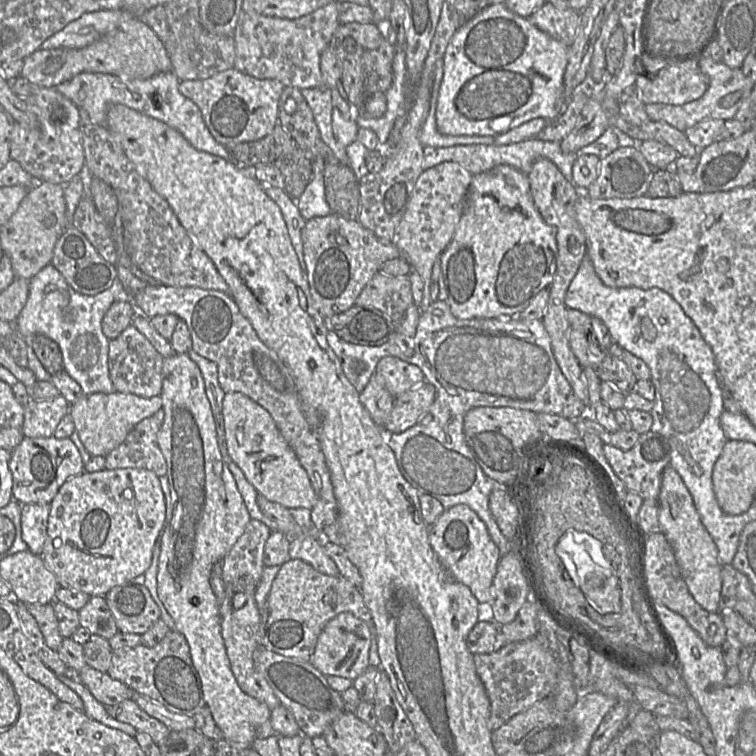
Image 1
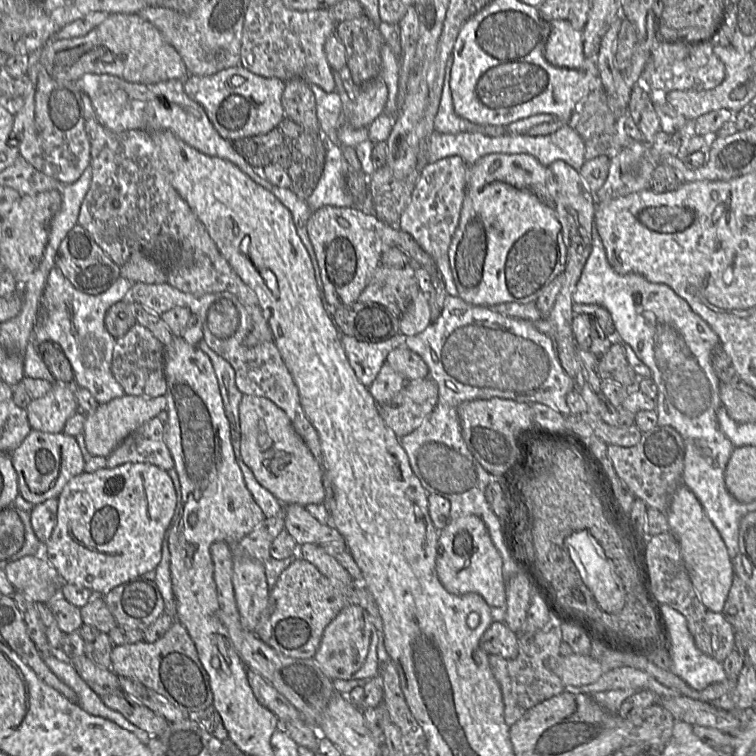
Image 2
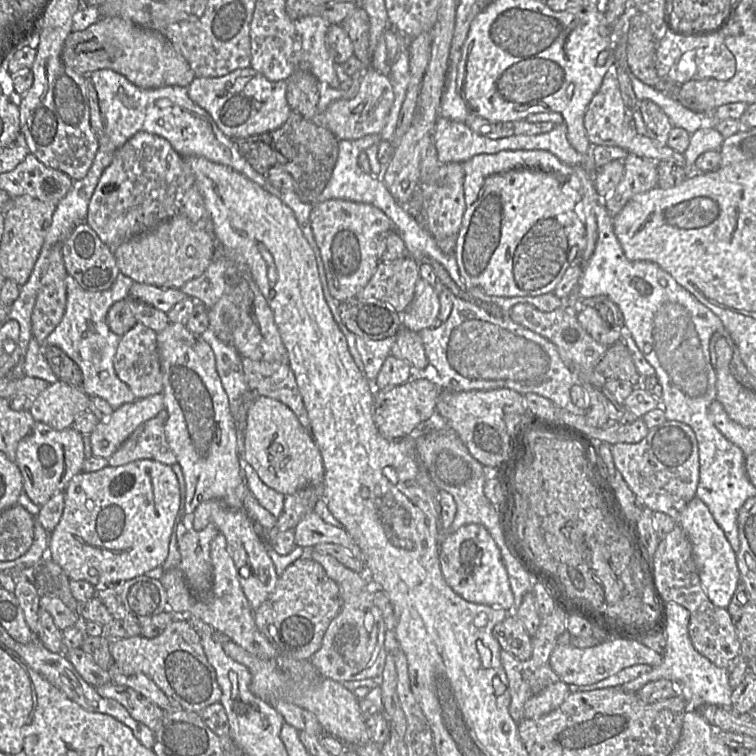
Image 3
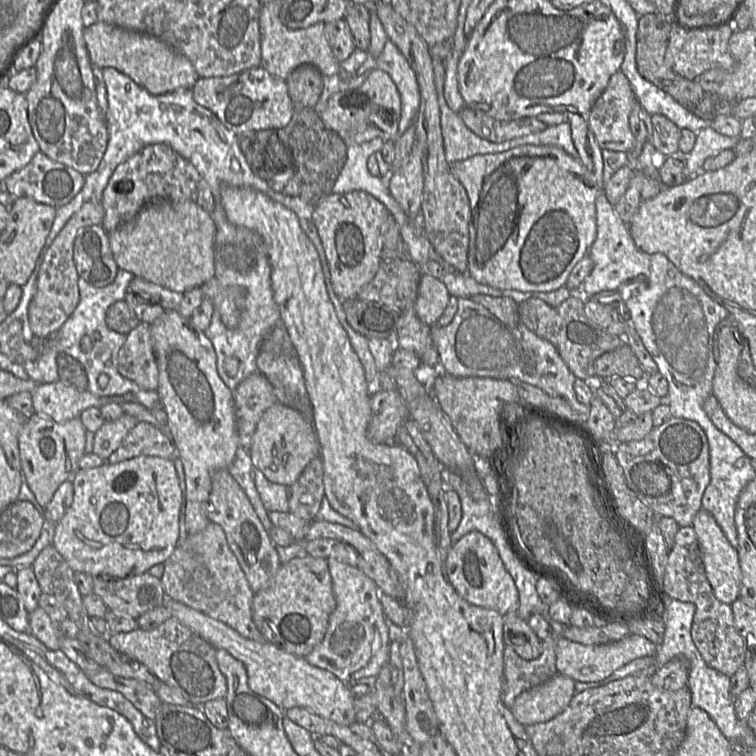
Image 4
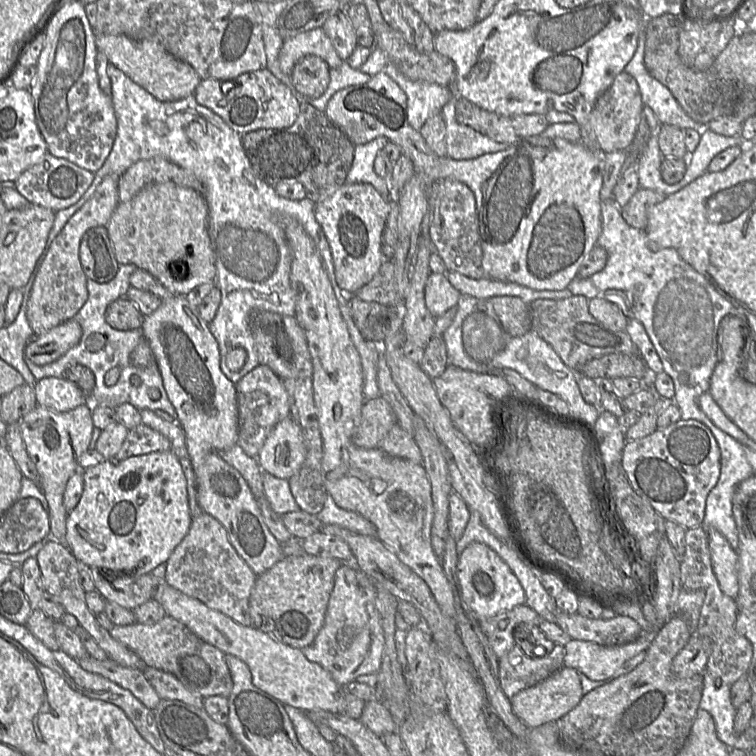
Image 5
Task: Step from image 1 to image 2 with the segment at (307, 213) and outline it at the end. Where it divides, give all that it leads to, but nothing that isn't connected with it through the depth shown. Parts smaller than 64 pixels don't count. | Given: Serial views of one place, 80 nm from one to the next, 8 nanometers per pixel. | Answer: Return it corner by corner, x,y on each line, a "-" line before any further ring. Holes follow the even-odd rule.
324,134
326,148
325,165
322,176
309,198
306,200
311,211
323,206
356,207
366,214
373,214
373,204
369,194
361,204
354,204
346,187
347,161
340,146
333,144

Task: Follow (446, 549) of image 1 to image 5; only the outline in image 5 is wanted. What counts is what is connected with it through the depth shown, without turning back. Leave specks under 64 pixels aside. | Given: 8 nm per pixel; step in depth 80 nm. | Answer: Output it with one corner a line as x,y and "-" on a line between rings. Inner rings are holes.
473,542
459,555
457,580
461,597
472,615
478,620
505,613
516,606
525,605
526,597
519,580
503,559
489,546

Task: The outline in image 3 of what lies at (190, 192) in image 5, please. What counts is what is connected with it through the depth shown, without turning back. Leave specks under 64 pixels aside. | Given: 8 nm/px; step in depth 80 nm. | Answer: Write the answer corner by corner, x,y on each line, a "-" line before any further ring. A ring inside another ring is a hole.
178,215
124,242
113,251
113,255
120,273
134,282
181,289
185,283
205,272
213,259
216,243
211,229

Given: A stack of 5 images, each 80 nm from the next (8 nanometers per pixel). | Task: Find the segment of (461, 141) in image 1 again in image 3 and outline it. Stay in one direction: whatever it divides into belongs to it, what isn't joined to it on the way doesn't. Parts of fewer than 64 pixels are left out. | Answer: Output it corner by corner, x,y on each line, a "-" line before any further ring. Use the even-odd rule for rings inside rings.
461,49
451,52
449,56
448,74
440,104
440,116
464,123
470,114
457,91
457,68
460,58

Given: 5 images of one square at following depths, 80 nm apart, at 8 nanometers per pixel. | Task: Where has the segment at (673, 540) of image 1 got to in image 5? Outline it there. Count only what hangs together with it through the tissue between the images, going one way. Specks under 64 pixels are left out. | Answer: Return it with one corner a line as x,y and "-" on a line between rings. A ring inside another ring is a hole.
708,529
707,538
714,575
721,591
736,598
738,593
738,554
717,530

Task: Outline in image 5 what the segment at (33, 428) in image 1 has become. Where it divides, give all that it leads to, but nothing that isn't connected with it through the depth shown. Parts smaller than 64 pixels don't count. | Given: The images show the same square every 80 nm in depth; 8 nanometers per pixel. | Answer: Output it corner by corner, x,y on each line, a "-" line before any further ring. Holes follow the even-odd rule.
47,377
33,386
36,403
56,413
65,413
87,404
89,397
72,381
64,377

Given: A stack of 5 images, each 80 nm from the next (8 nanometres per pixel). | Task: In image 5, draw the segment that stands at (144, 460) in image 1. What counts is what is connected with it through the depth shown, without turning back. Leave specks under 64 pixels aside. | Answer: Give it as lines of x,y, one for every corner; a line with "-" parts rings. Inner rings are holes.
140,424
129,430
113,460
104,461
120,462
130,457
164,451
171,451
170,441
158,431

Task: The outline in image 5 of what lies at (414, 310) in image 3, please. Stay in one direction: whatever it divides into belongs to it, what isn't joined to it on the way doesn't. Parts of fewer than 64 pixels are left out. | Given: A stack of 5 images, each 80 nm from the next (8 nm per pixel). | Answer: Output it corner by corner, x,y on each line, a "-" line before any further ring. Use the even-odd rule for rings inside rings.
429,274
425,286
425,303
433,317
438,318
457,305
461,296
462,294
449,282
446,274

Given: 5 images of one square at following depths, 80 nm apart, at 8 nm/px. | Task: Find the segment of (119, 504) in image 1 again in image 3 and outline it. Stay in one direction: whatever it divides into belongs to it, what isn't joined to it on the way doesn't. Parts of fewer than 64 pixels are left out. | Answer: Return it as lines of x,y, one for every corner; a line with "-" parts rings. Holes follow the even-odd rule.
141,459
95,472
81,471
67,484
64,494
63,513
50,533
46,557
58,564
70,580
84,580
102,590
145,575
165,562
180,508
178,479
171,466

